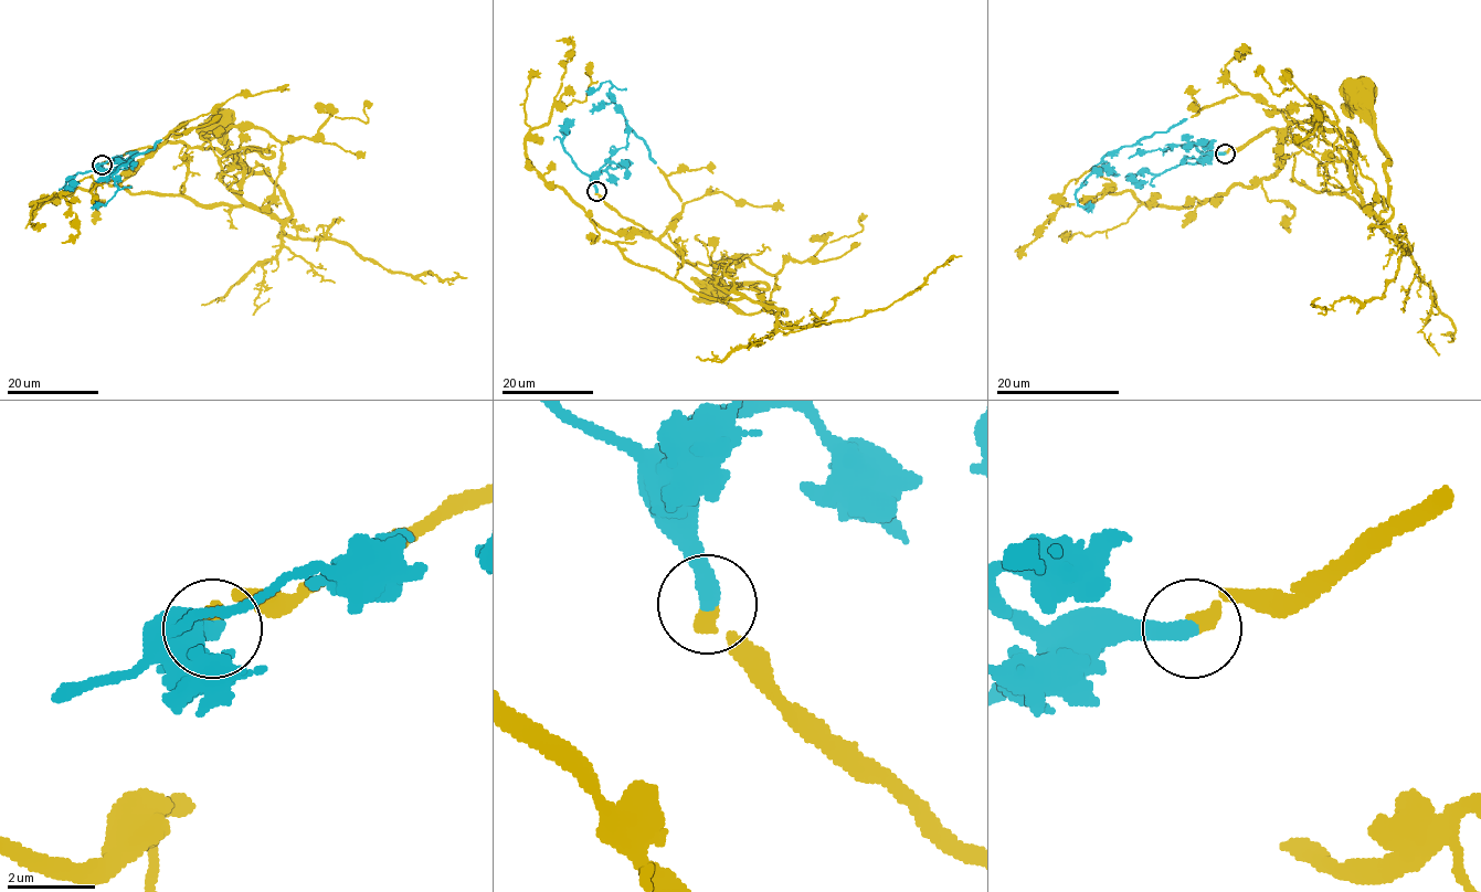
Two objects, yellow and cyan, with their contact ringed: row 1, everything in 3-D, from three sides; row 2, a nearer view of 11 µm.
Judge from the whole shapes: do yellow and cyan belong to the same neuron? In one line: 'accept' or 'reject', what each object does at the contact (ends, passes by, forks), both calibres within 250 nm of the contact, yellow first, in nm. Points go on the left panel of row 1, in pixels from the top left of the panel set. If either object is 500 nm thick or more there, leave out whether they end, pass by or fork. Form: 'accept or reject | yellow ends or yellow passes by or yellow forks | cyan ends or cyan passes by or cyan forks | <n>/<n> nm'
accept | yellow ends | cyan ends | 320/400 nm

